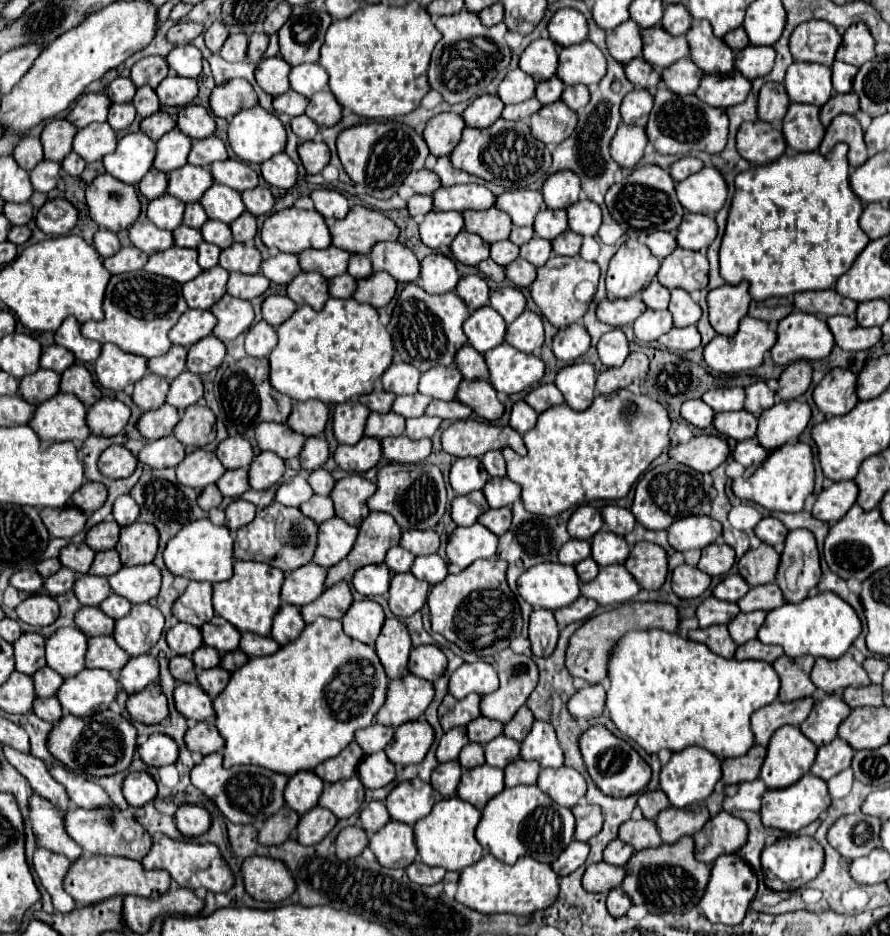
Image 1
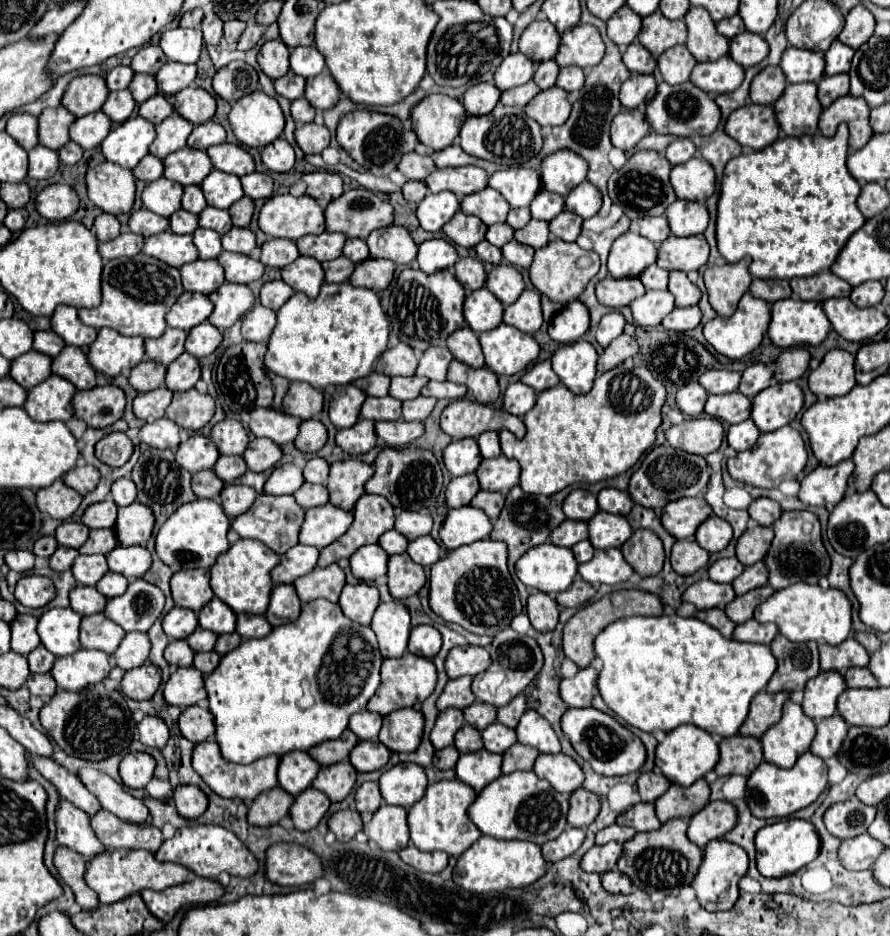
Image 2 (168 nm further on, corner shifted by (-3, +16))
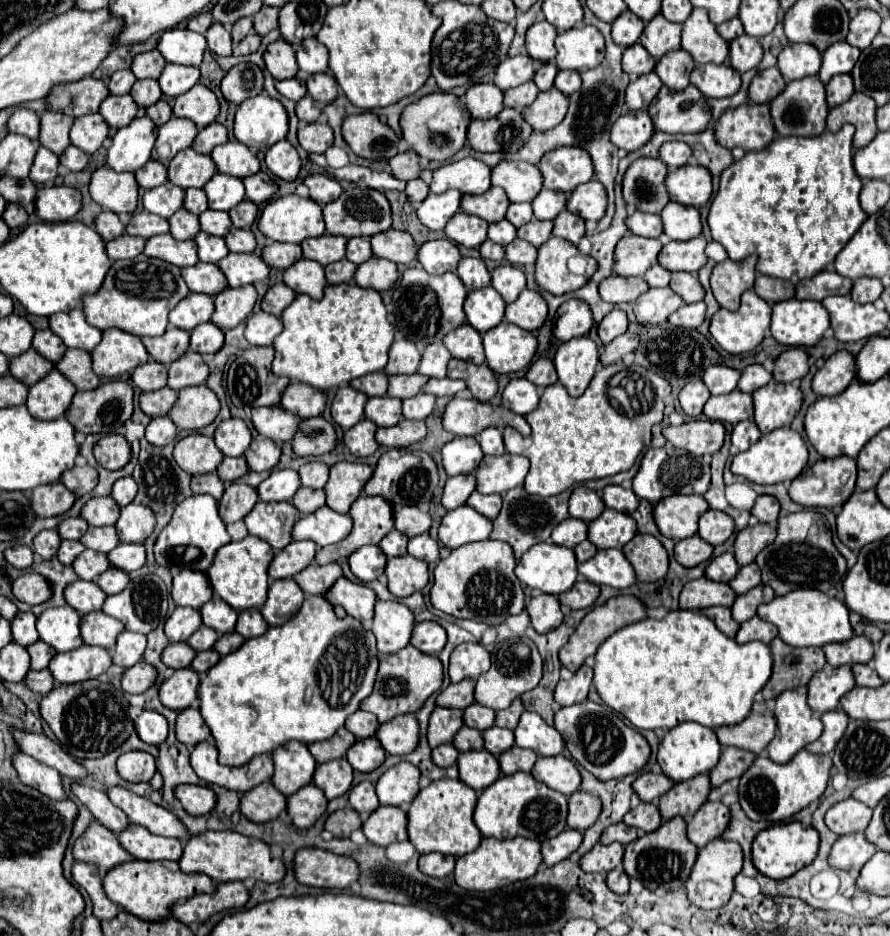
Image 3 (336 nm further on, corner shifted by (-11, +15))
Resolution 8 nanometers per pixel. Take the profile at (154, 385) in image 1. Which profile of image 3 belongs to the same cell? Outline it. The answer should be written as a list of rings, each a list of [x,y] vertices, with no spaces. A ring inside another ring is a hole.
[[[147,361],[145,365],[139,365],[133,371],[131,379],[141,391],[157,391],[167,385],[167,365],[157,361]]]

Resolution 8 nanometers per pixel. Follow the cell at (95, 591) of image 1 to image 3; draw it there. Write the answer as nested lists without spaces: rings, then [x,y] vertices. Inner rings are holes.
[[[85,549],[75,561],[73,561],[73,571],[77,573],[79,579],[85,581],[95,581],[103,571],[109,569],[109,561],[105,553],[97,553],[91,549]]]

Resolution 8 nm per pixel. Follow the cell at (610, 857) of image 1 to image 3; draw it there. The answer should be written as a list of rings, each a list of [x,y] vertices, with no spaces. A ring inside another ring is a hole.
[[[619,821],[619,823],[615,823],[615,825],[609,825],[609,827],[601,833],[601,843],[603,843],[603,845],[609,845],[609,843],[617,841],[617,843],[621,843],[621,845],[627,845],[627,843],[635,841],[637,837],[639,837],[639,831],[637,831],[635,827],[629,827],[629,825],[625,825],[623,821]]]

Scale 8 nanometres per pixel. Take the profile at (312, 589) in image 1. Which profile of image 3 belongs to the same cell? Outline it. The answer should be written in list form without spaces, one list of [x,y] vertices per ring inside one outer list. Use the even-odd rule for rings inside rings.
[[[291,541],[287,547],[275,553],[271,565],[269,565],[269,577],[271,579],[285,579],[293,577],[295,573],[303,571],[307,565],[315,559],[317,545],[313,541]]]

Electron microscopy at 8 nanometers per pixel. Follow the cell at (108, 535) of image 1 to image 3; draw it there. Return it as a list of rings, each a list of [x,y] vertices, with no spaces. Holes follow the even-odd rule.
[[[91,497],[81,509],[81,517],[89,525],[115,525],[119,519],[119,505],[111,497]]]

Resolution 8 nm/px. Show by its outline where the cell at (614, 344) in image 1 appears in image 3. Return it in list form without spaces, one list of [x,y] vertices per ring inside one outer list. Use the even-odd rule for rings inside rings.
[[[613,309],[611,313],[607,313],[607,317],[603,317],[603,321],[597,325],[597,335],[605,345],[625,331],[627,331],[627,315],[621,309]]]

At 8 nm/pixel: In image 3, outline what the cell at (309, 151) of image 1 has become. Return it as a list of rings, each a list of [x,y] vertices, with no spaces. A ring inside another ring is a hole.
[[[309,123],[299,129],[299,145],[307,153],[325,153],[333,145],[333,129],[321,123]]]

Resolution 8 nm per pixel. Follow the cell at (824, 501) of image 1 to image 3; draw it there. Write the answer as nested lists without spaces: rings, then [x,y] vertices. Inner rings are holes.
[[[853,457],[819,459],[813,467],[807,467],[799,477],[791,481],[789,497],[795,503],[801,503],[805,507],[835,509],[835,507],[841,507],[855,491],[855,477],[857,477],[857,461]]]

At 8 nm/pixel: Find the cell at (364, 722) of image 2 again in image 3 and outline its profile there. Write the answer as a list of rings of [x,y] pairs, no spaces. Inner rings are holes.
[[[355,711],[351,717],[347,717],[345,727],[357,737],[357,739],[365,739],[365,737],[373,737],[375,729],[379,727],[379,721],[373,713],[367,711]]]

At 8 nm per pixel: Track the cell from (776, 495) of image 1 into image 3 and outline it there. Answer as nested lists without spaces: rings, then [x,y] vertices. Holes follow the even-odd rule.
[[[779,427],[779,429],[773,429],[771,433],[761,435],[761,439],[753,443],[747,451],[737,453],[733,457],[731,471],[753,483],[771,485],[771,483],[793,481],[805,469],[805,465],[807,465],[807,445],[801,439],[801,435],[791,427]]]

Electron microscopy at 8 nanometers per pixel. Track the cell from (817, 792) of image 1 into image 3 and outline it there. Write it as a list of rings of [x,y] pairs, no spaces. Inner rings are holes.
[[[805,749],[795,753],[795,757],[785,765],[775,763],[769,757],[757,757],[757,761],[741,775],[739,805],[753,821],[777,823],[789,819],[823,795],[829,781],[831,765],[831,755],[811,755]]]

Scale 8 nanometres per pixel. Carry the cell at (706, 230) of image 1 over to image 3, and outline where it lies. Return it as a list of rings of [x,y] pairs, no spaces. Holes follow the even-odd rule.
[[[667,203],[661,211],[663,233],[673,241],[689,241],[701,235],[701,215],[697,207],[687,207],[679,203]]]

